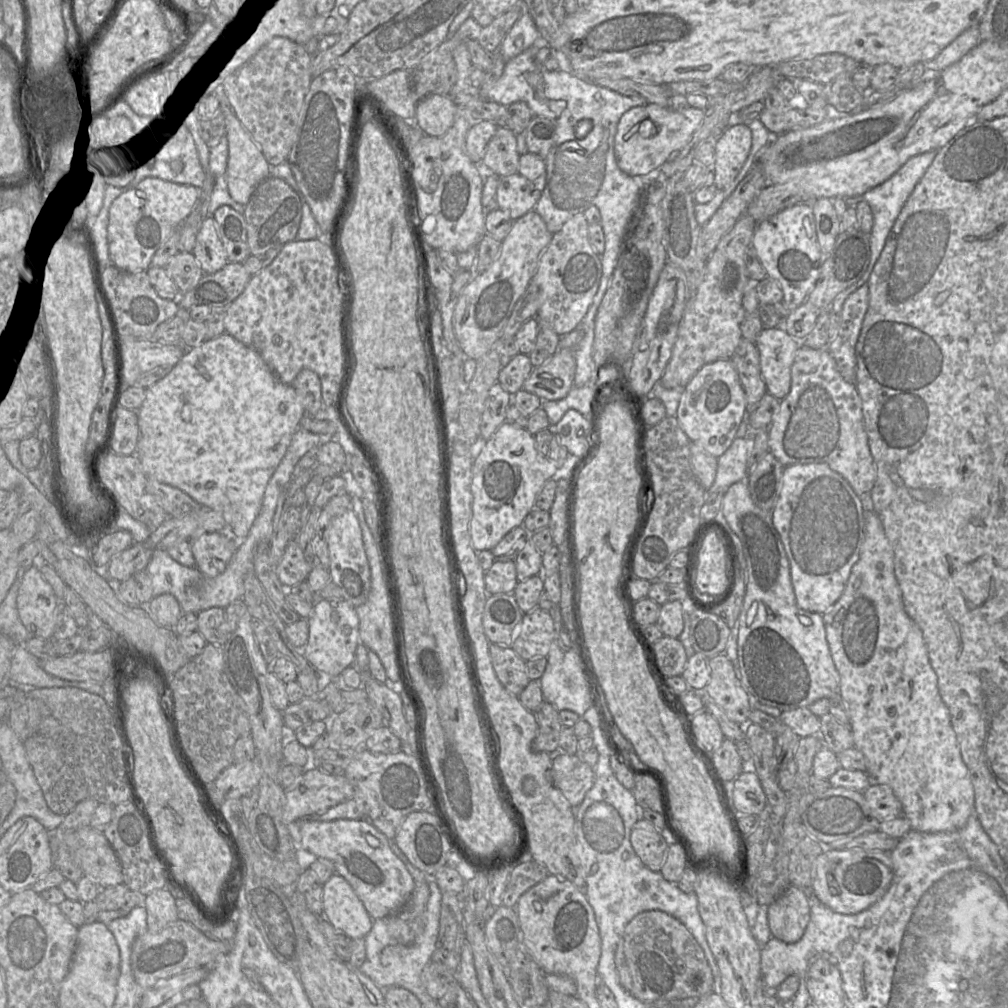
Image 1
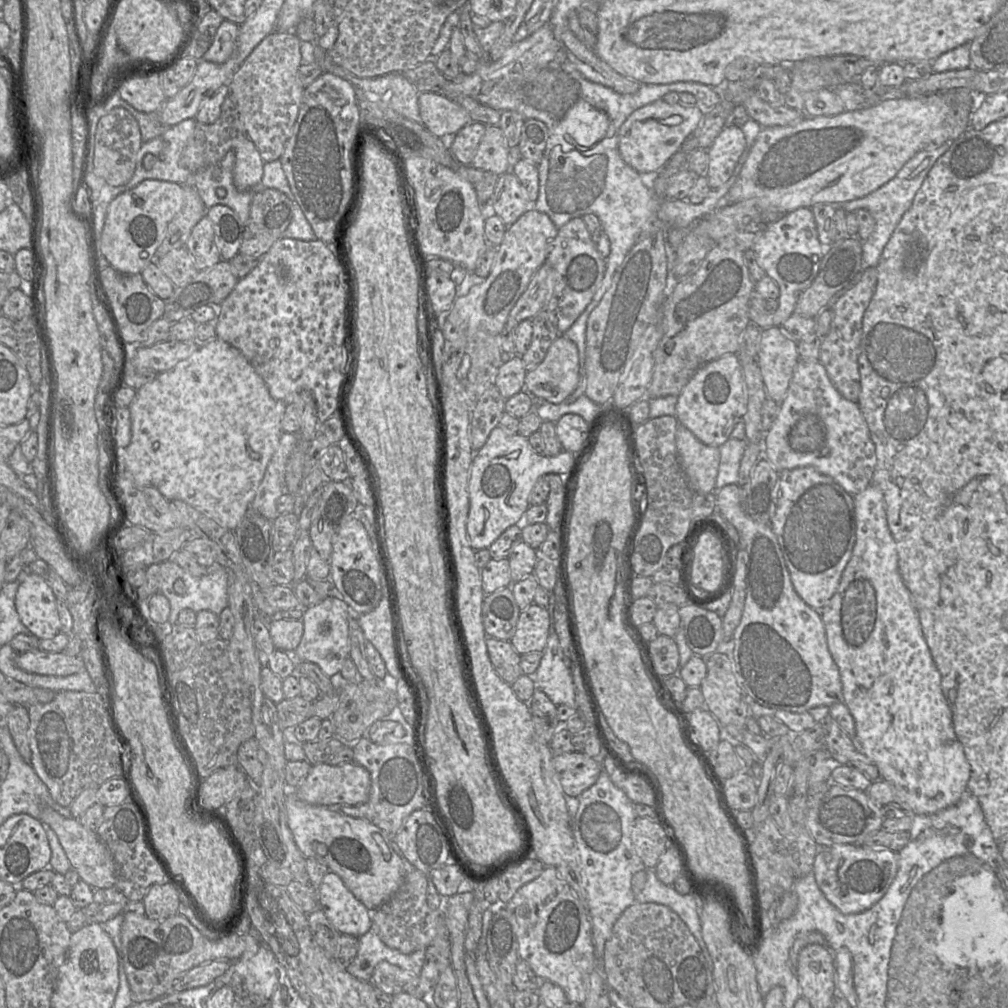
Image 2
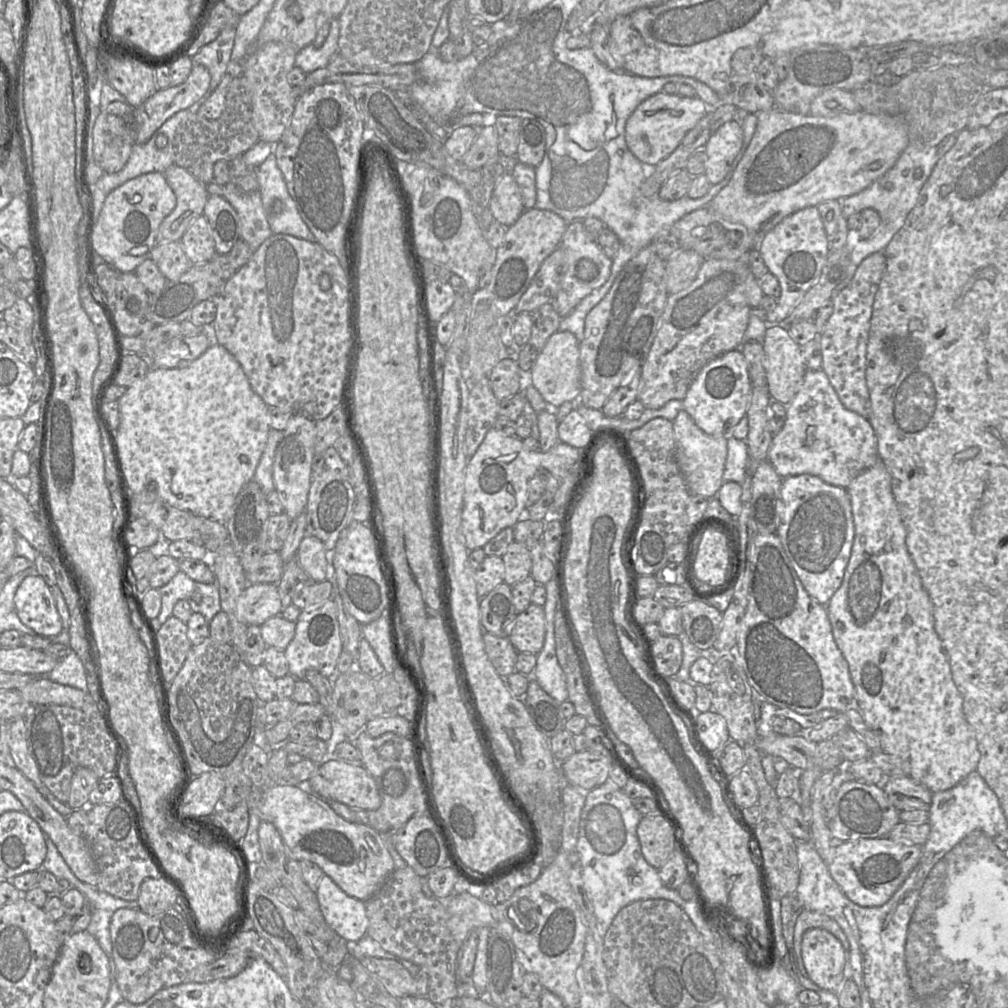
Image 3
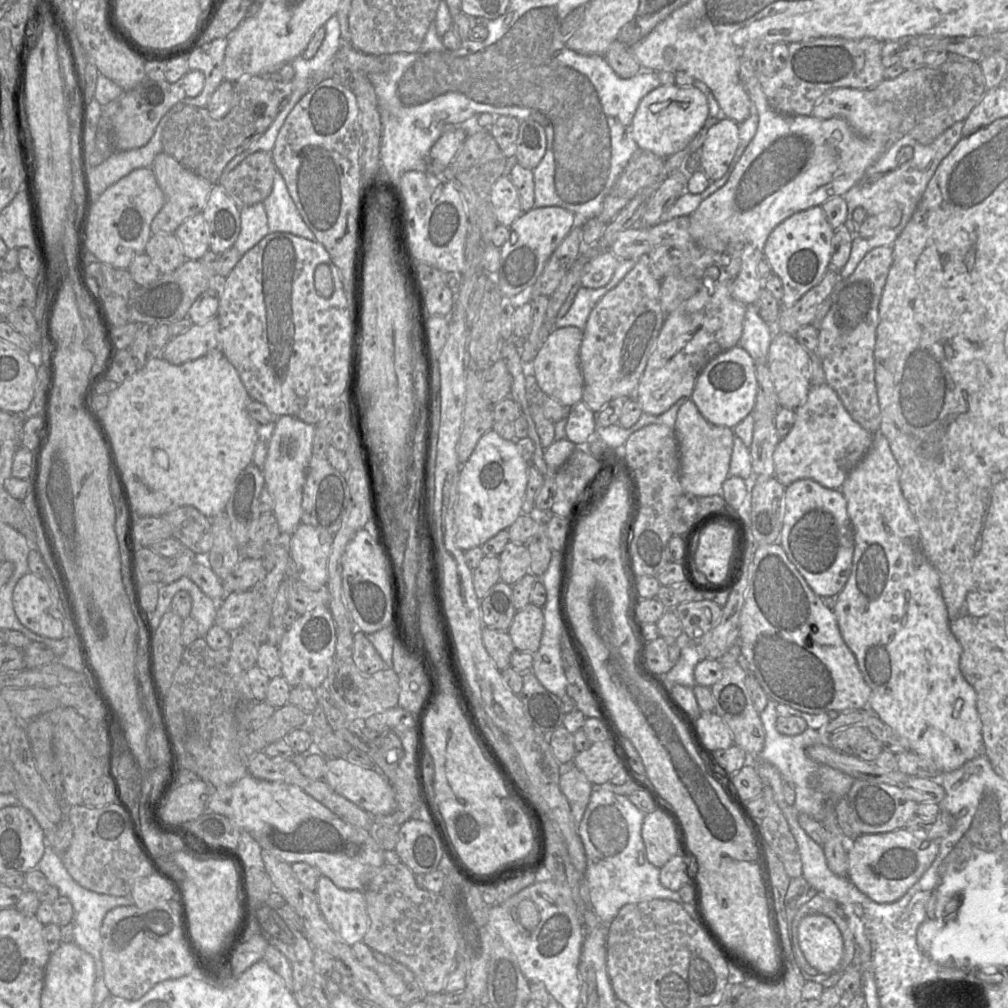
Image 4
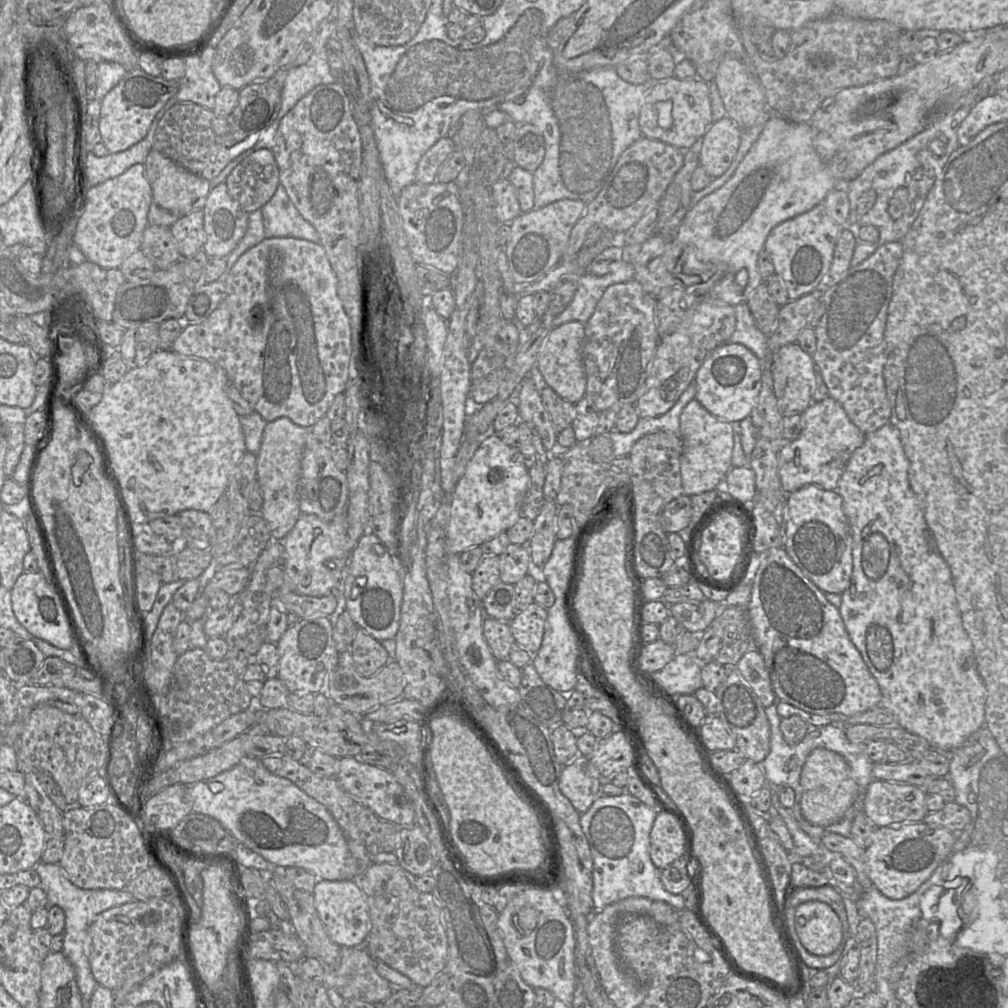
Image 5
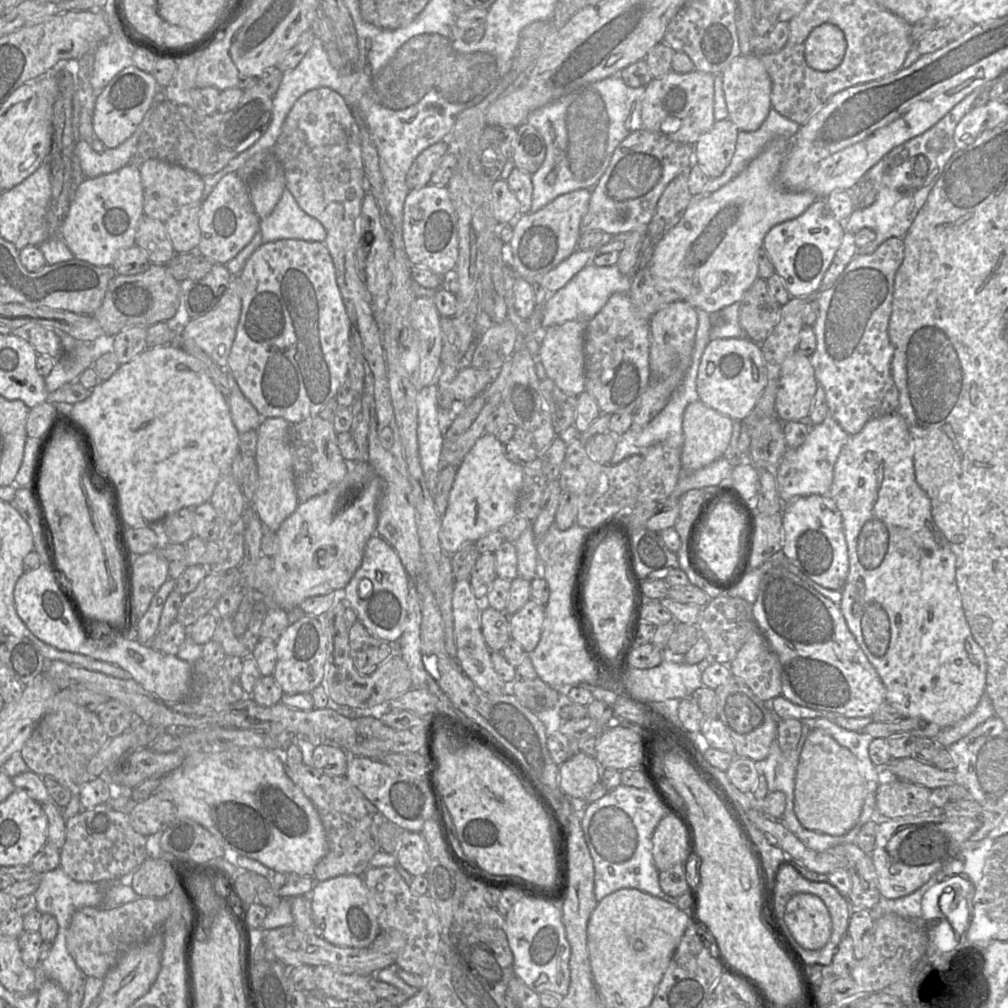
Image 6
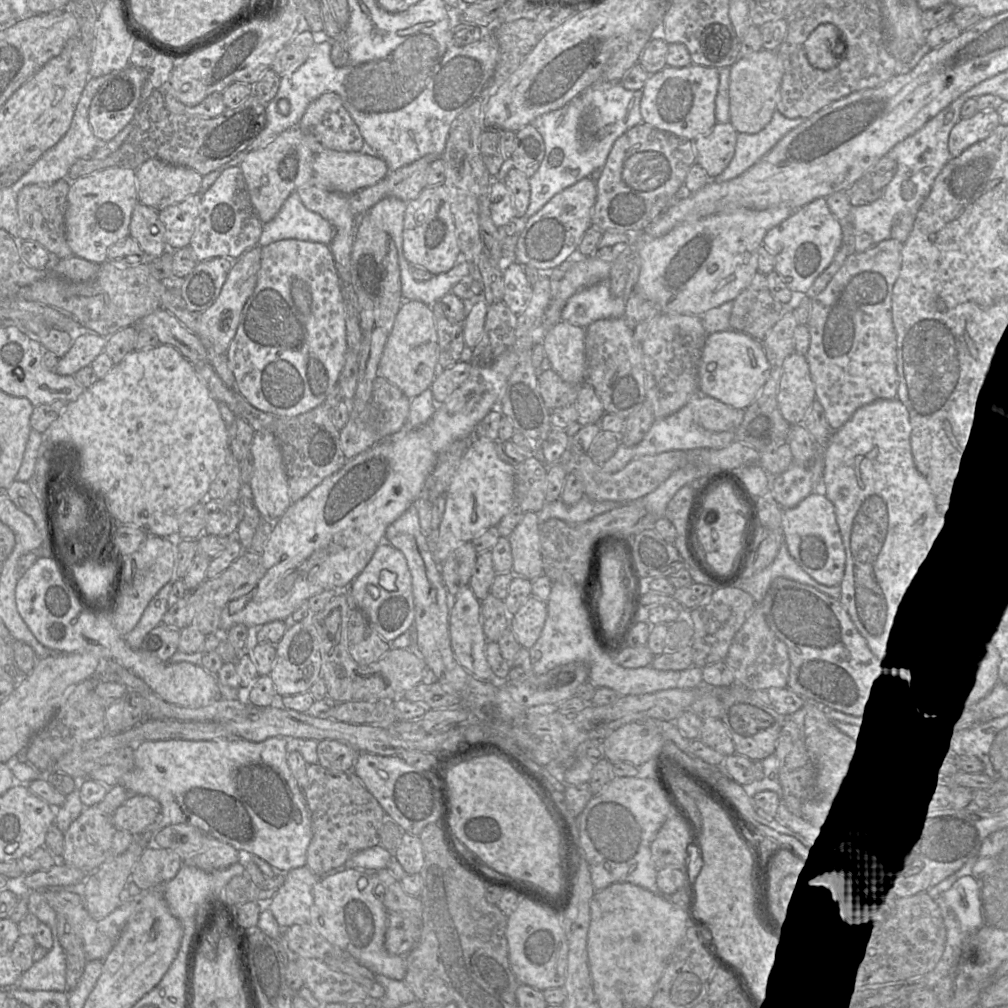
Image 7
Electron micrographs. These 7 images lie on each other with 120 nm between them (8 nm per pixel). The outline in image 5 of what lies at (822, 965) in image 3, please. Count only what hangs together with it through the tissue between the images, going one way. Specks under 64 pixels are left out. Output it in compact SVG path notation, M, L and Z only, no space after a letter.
M820 901L800 903L794 913L795 930L803 948L815 956L828 956L841 944L843 930L834 910Z

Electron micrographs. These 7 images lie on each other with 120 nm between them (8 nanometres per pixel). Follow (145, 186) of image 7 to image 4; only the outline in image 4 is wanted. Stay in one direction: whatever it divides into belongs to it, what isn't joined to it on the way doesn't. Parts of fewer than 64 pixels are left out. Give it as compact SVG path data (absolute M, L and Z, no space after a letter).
M164 152L155 156L151 169L165 198L162 209L151 223L151 234L174 234L179 225L187 218L194 214L202 213L212 185L202 177L183 167L174 158Z

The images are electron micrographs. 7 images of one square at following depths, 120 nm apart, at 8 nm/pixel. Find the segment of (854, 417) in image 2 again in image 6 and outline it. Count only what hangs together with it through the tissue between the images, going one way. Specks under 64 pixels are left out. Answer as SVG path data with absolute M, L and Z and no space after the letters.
M831 416L810 427L806 441L795 449L787 449L776 468L776 482L785 505L796 498L813 494L828 495L833 482L834 466L850 435Z

